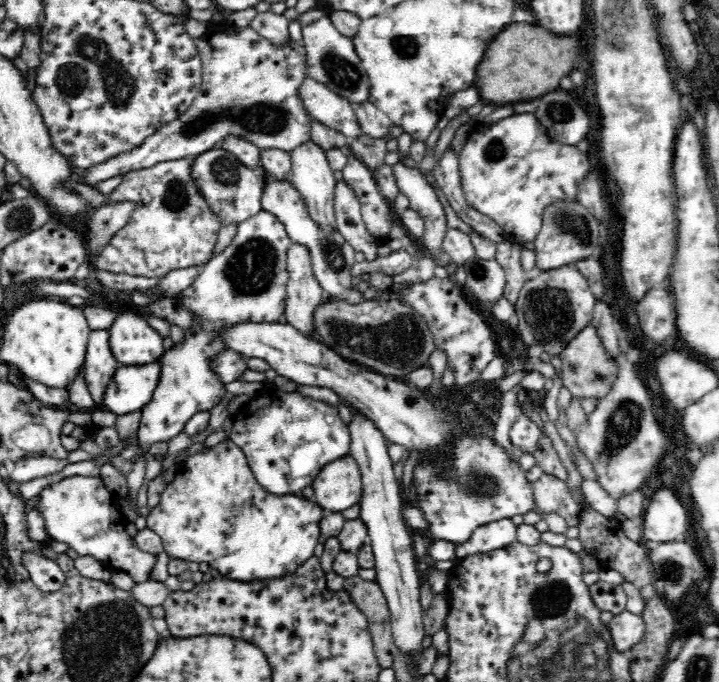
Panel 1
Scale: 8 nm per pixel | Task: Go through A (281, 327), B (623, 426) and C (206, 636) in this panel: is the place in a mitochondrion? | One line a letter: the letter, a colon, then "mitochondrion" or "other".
A: other
B: mitochondrion
C: other

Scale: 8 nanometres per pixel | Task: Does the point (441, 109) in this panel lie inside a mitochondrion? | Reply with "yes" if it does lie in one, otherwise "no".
no

